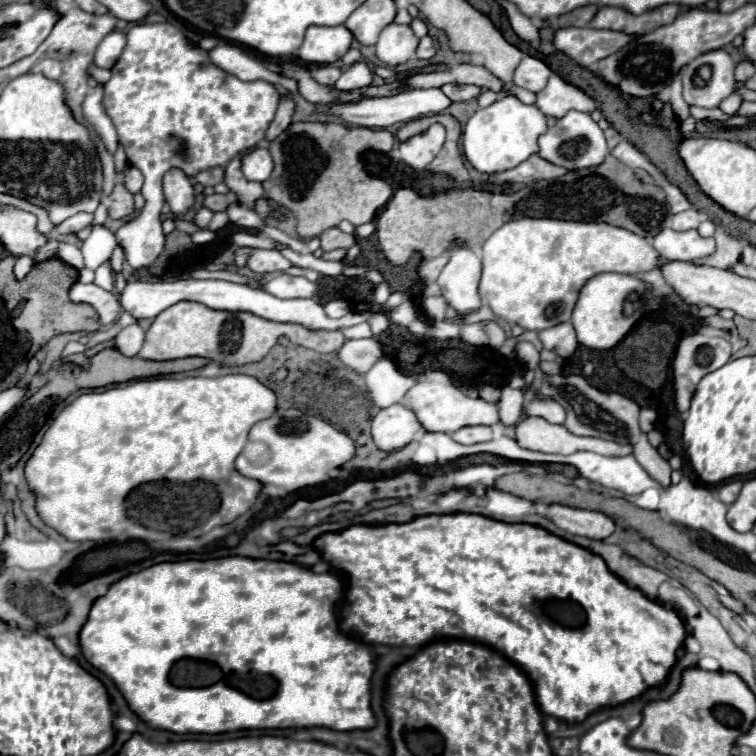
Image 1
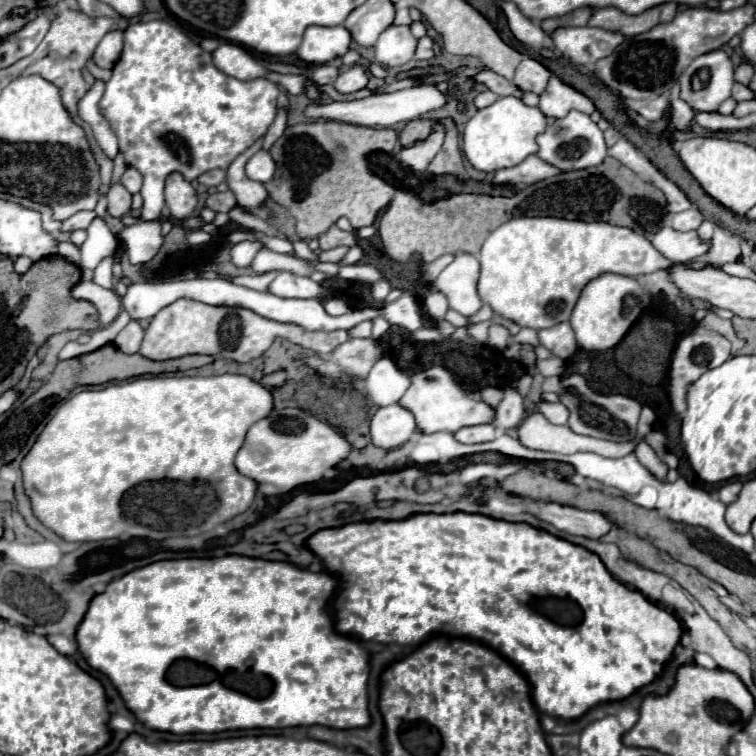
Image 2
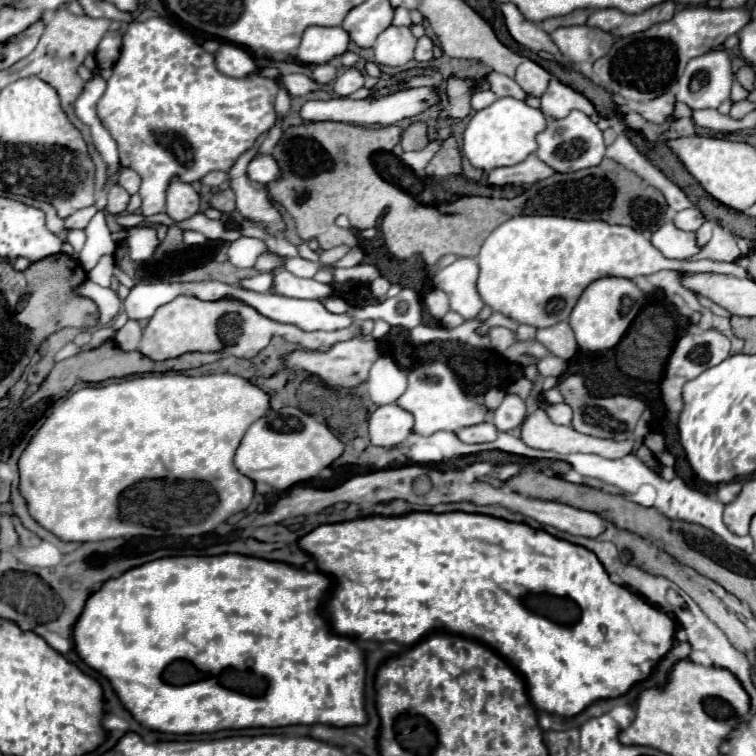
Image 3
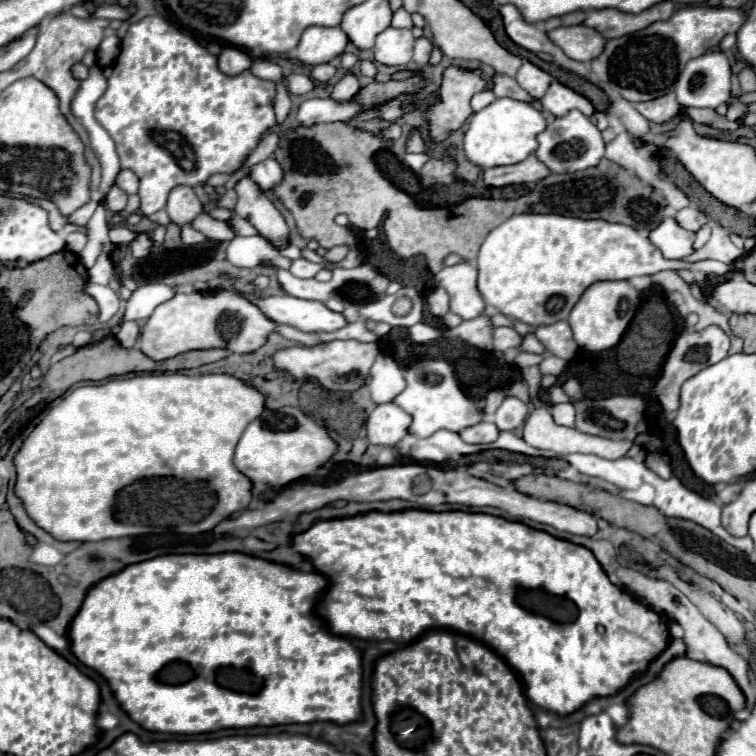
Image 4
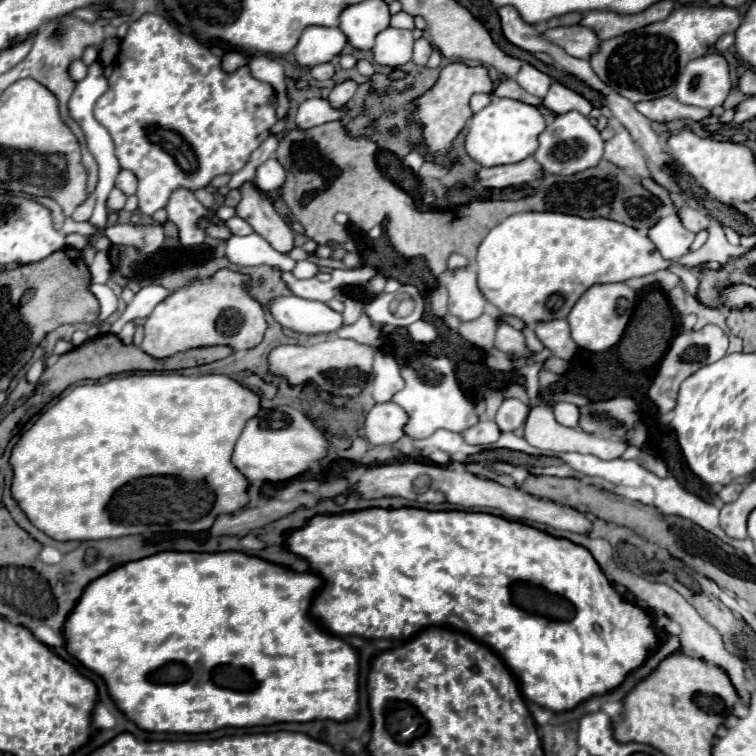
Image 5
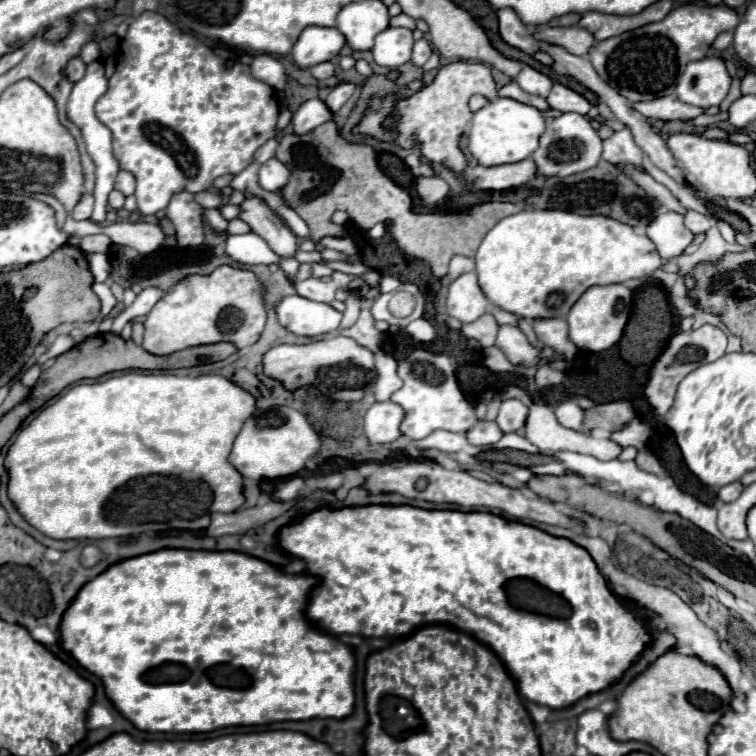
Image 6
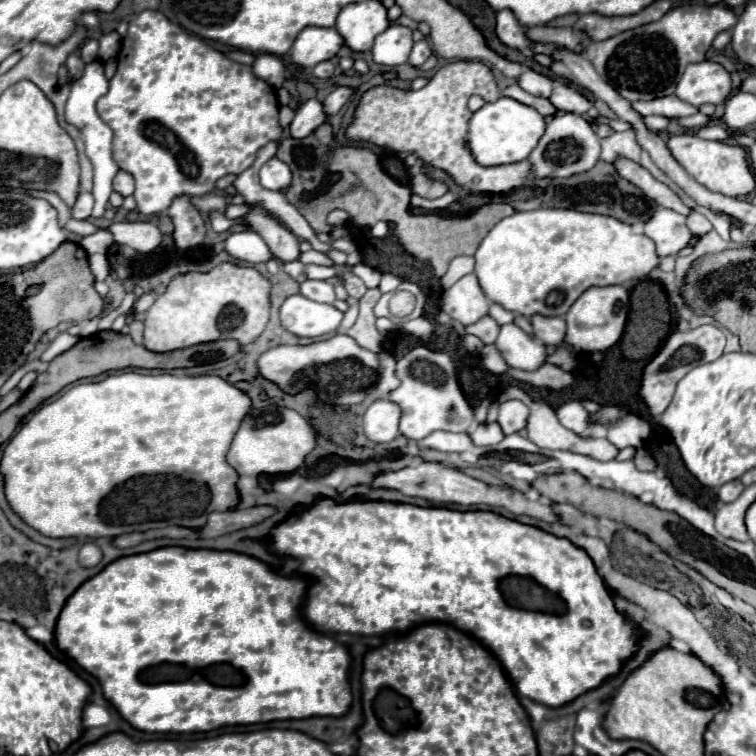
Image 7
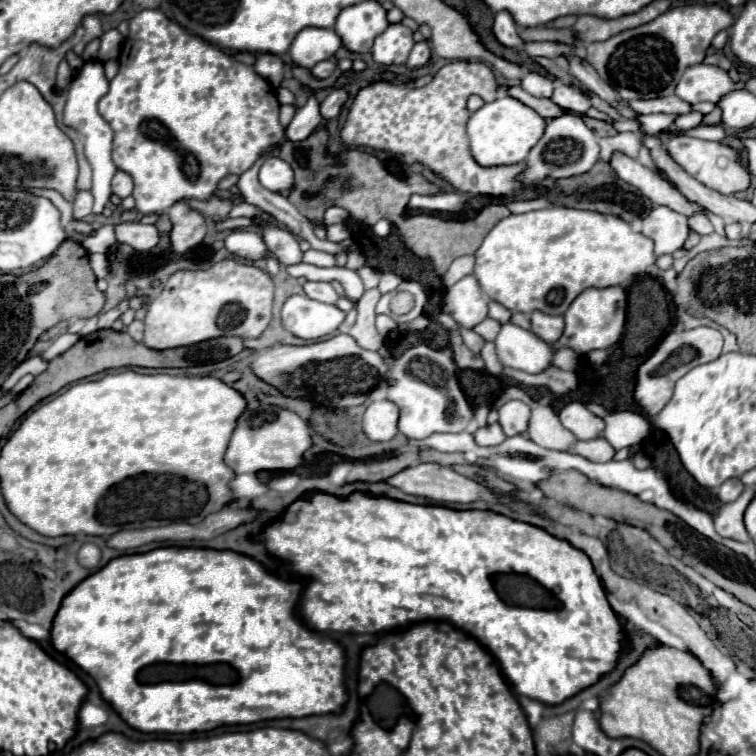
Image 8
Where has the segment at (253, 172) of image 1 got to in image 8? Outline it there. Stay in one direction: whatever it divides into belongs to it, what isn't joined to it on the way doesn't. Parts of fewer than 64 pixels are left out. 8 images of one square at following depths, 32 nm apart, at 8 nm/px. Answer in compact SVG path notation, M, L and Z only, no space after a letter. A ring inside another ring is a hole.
M270 156L260 168L260 184L272 192L284 192L292 188L292 168L278 156Z

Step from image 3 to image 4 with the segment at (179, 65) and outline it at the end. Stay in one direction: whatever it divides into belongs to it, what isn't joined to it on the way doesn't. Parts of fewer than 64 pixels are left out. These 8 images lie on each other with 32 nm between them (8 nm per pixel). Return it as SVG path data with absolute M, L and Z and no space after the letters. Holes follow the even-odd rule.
M148 16L130 24L122 40L122 52L108 78L108 88L96 104L96 118L114 138L122 168L130 168L140 176L140 212L148 216L166 206L168 192L174 186L198 186L204 184L210 174L236 172L244 156L258 146L262 134L276 124L274 96L274 82L262 80L252 72L242 72L240 76L222 74L216 56L192 36L178 30L162 16Z

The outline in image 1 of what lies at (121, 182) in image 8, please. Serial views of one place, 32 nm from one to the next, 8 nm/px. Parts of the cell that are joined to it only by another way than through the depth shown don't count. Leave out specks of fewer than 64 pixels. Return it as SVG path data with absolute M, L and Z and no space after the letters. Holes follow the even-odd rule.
M130 166L130 172L124 176L124 186L126 186L132 194L136 194L136 192L140 192L142 184L144 184L142 172L140 172L136 166Z

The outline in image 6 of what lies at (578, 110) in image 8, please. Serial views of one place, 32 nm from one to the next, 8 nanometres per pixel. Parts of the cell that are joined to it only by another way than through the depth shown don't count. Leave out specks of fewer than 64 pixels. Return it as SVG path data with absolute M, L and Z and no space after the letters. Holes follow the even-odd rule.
M554 84L548 98L546 98L548 106L552 110L558 110L558 112L578 112L578 114L588 114L588 110L592 108L592 104L580 96L578 92L562 86L562 84Z

